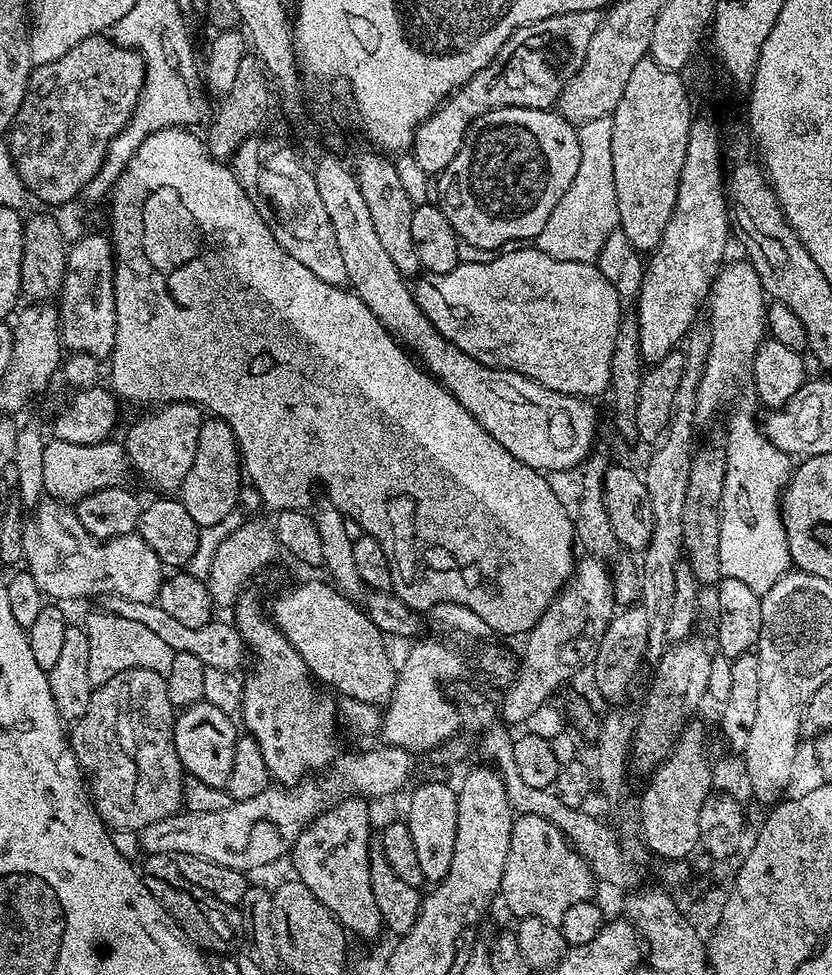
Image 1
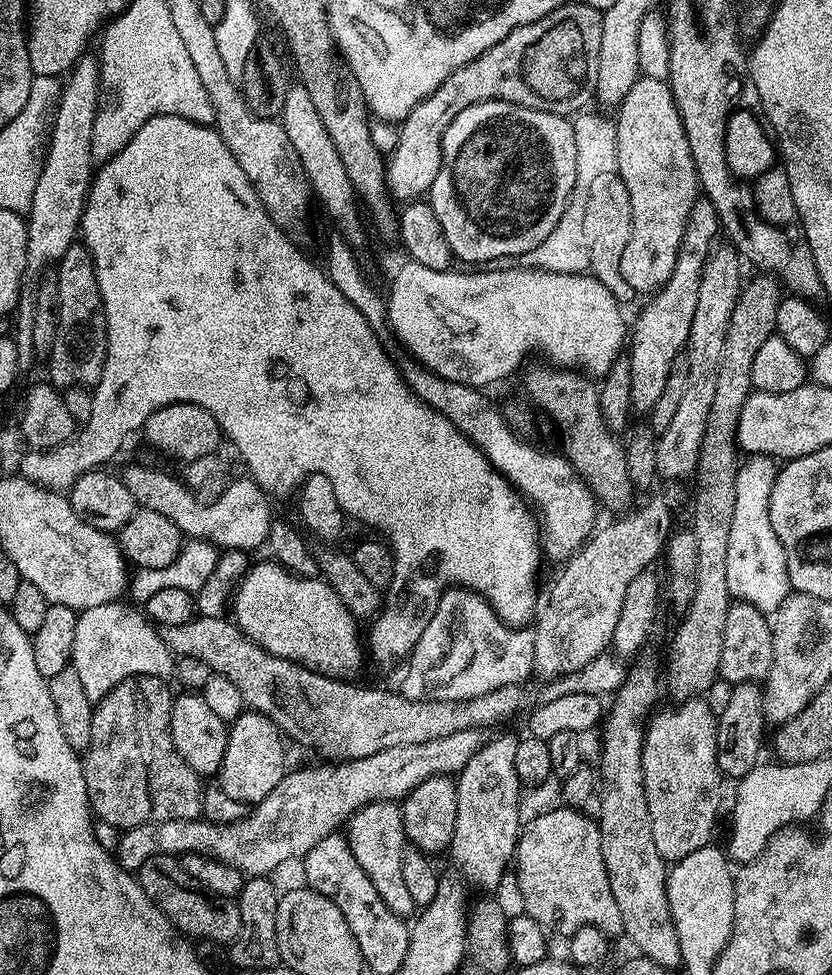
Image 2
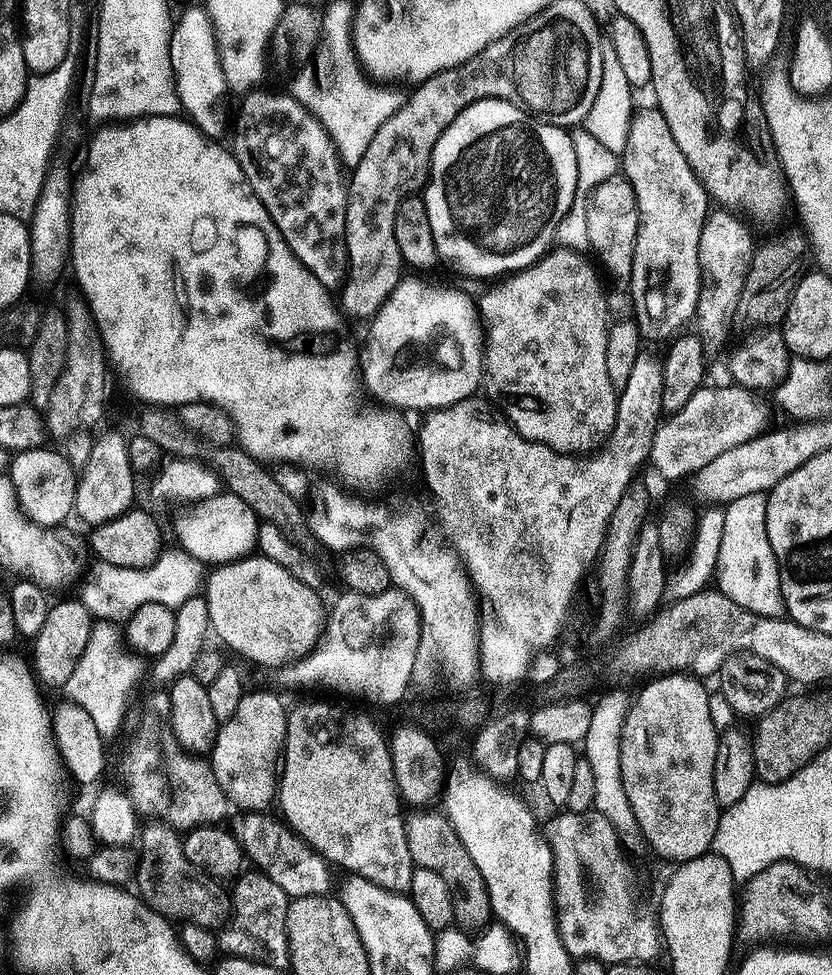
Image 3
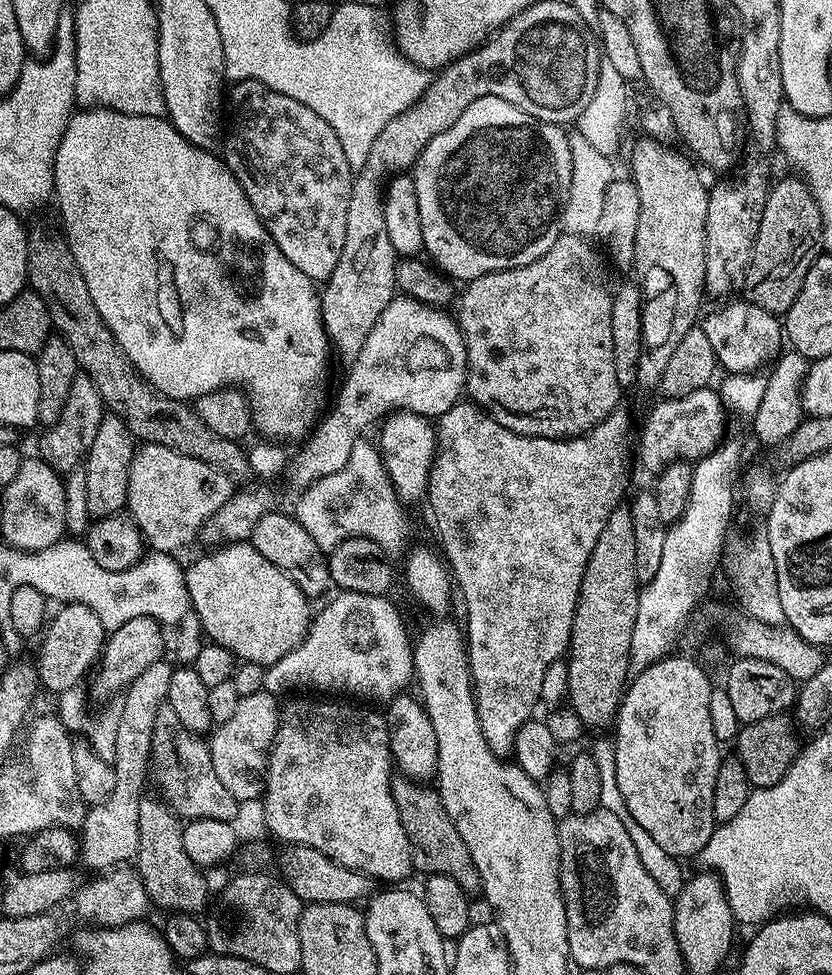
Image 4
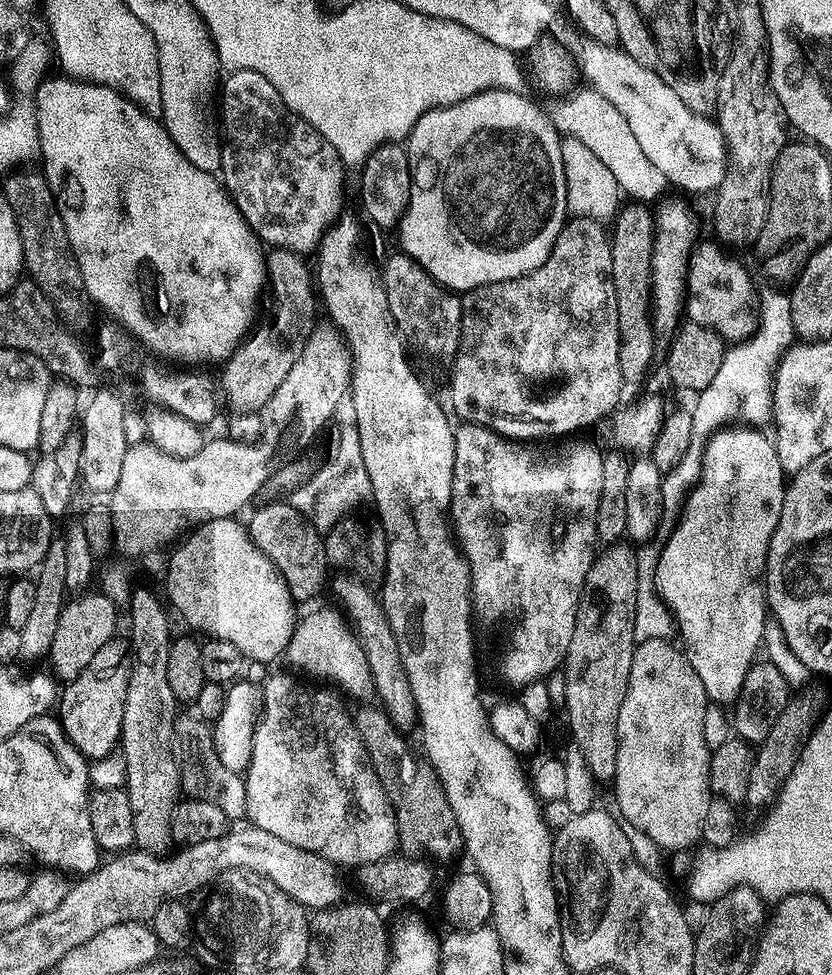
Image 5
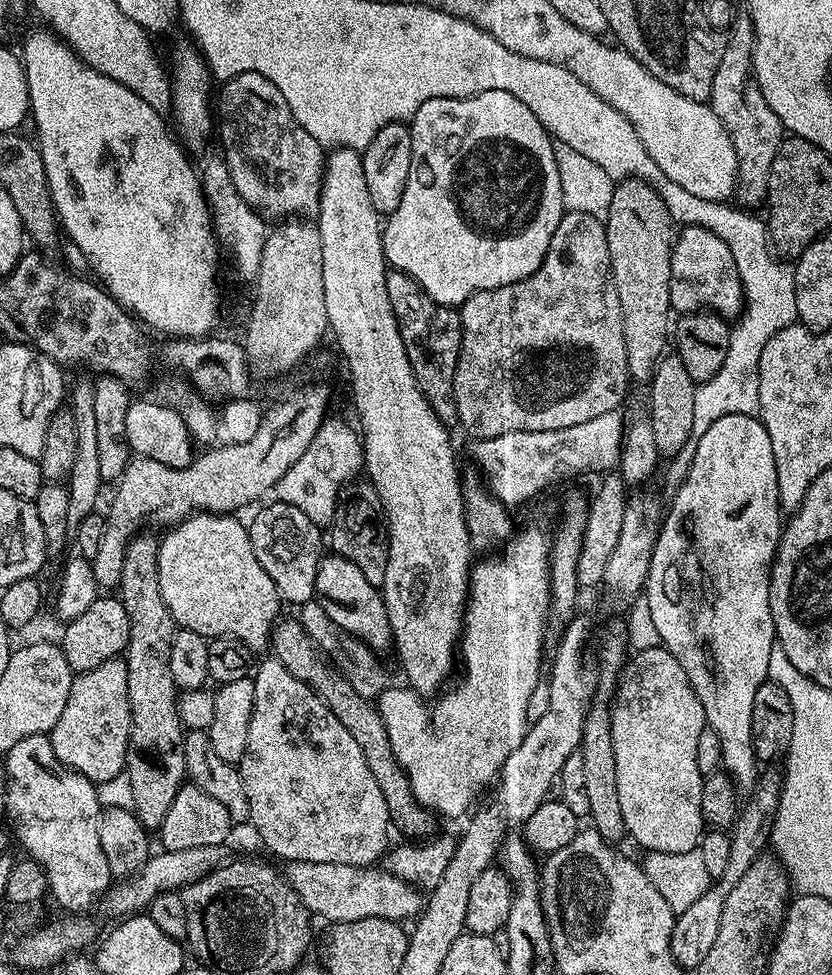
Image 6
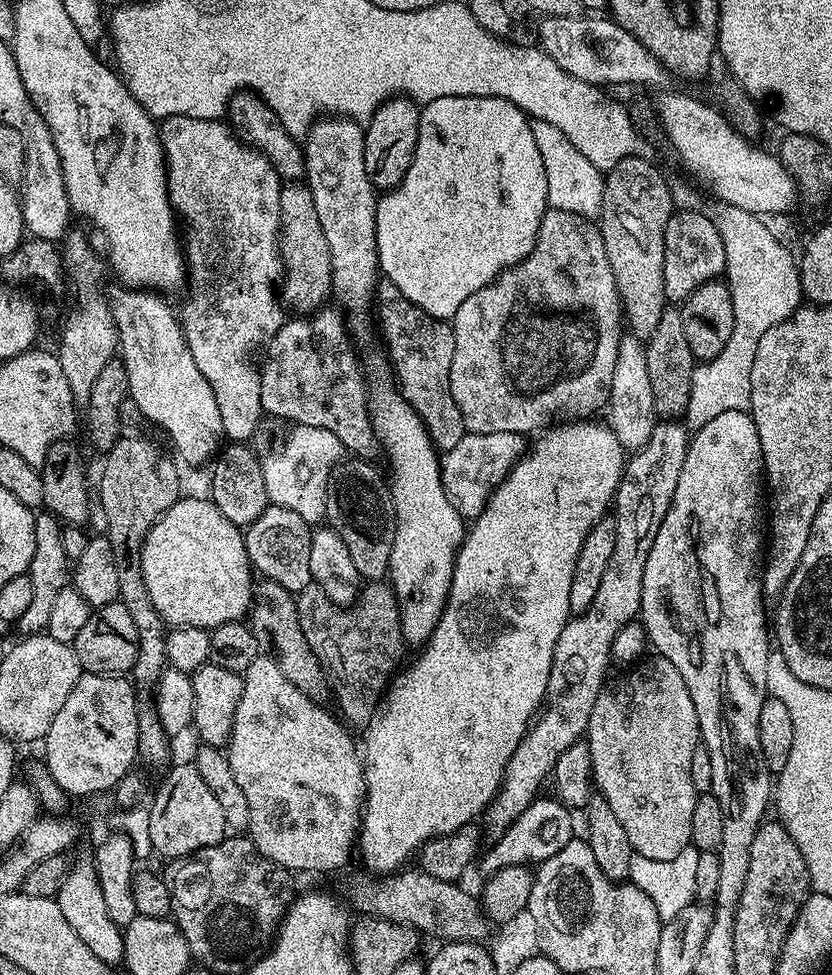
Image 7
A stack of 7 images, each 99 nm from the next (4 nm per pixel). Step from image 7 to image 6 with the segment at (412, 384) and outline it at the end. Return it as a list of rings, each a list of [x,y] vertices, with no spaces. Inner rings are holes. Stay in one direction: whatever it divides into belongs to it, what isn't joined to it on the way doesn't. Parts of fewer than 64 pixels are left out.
[[[389,271],[386,294],[390,294],[390,306],[402,334],[402,346],[420,393],[442,423],[446,426],[459,425],[458,406],[454,402],[454,374],[462,342],[459,311],[455,307],[434,302],[434,298],[430,298],[430,294],[426,294],[422,286],[418,286],[418,282],[414,282],[414,278],[405,272]]]

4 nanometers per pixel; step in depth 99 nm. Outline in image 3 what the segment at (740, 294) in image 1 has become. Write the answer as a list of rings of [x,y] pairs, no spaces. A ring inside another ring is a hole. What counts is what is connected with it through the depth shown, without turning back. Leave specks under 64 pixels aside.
[[[763,492],[746,494],[746,498],[738,498],[723,509],[724,533],[714,580],[718,590],[726,594],[730,602],[738,602],[738,606],[759,616],[783,617],[786,609],[780,589],[780,567],[774,558],[774,550],[770,550],[770,538],[766,534],[767,501]]]

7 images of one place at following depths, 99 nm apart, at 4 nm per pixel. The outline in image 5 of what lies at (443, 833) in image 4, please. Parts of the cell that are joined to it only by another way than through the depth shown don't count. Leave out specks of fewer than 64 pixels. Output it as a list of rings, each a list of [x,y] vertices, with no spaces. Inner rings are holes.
[[[360,706],[360,709],[354,712],[356,729],[396,815],[400,835],[399,847],[405,853],[419,854],[429,861],[452,860],[459,852],[461,855],[466,848],[464,835],[454,818],[454,810],[450,810],[450,802],[442,790],[439,777],[432,770],[420,772],[419,762],[412,757],[412,752],[404,741],[407,739],[400,729],[394,726],[394,722],[390,722],[383,708],[368,707],[372,706]]]

